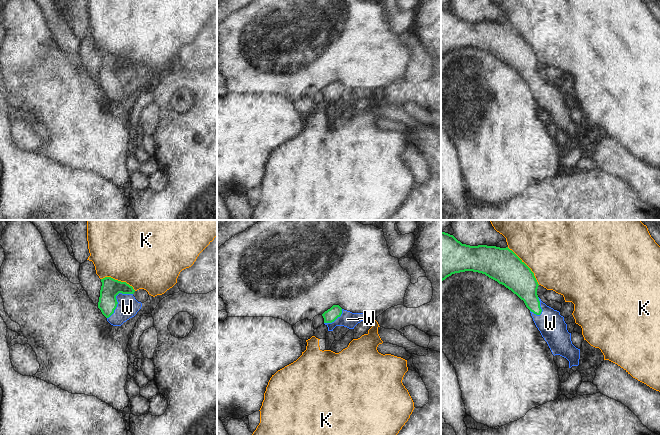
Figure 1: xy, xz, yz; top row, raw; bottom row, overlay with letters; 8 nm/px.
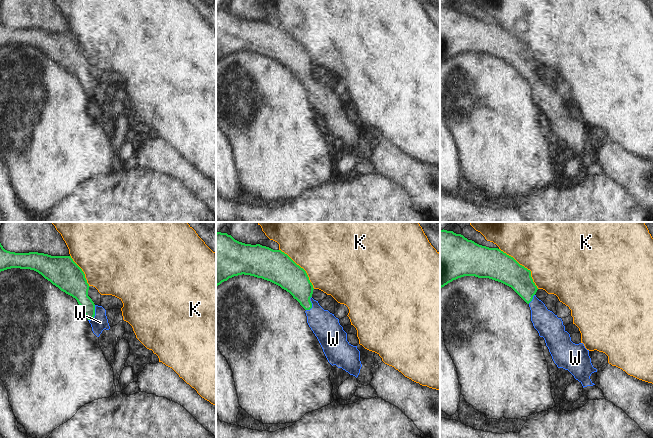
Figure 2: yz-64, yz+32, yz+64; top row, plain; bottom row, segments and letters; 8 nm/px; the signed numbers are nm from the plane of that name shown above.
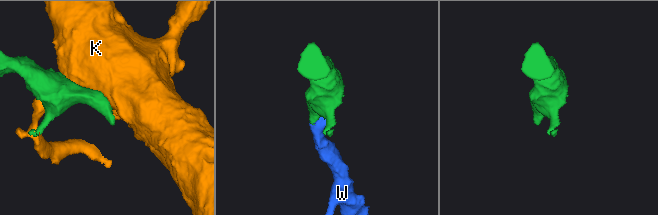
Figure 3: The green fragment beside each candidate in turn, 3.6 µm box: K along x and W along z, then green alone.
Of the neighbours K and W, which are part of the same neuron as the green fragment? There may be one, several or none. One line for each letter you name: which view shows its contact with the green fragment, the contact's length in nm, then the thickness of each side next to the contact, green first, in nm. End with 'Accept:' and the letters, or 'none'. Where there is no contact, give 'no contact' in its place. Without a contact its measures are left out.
W: meets green in xy; contact 300 nm long; 150 nm thick on the green side, 170 nm on the other
Accept: W

